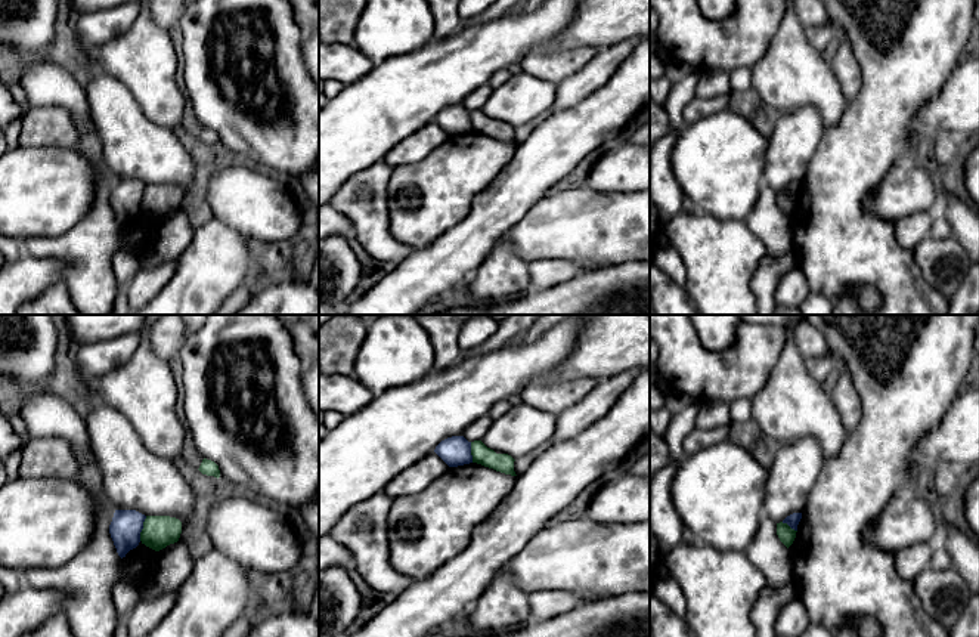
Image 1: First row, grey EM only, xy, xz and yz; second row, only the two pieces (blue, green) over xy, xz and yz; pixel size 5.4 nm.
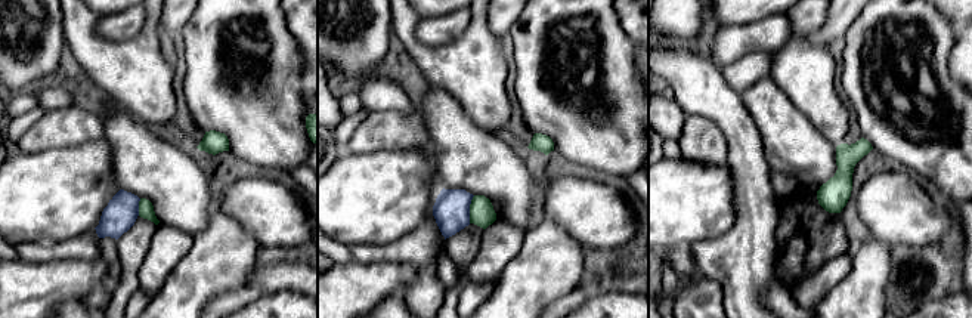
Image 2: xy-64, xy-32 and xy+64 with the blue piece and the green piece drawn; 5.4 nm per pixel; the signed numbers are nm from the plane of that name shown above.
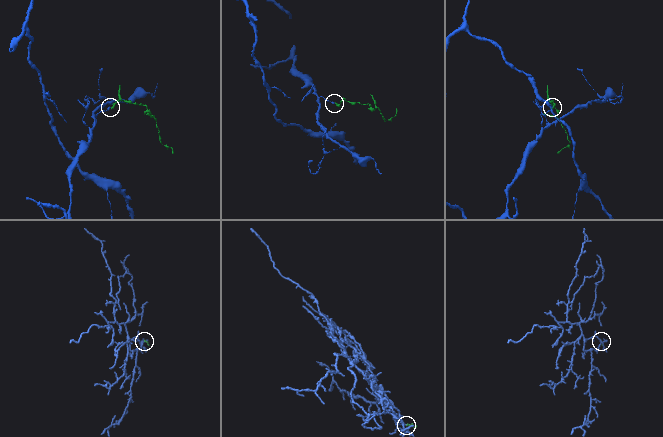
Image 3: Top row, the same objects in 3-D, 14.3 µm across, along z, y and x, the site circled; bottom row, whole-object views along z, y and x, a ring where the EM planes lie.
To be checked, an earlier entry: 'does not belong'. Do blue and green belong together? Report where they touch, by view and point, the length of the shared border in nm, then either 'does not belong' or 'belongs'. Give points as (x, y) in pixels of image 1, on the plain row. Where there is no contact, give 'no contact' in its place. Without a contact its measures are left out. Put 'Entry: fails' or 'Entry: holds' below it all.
xy (142, 197) | 140 nm | does not belong
Entry: holds

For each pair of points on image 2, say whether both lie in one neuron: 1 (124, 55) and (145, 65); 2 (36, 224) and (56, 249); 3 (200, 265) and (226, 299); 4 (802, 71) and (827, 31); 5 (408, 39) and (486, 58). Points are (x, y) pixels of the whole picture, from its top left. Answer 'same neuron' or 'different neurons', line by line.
1: same neuron
2: different neurons
3: different neurons
4: different neurons
5: same neuron

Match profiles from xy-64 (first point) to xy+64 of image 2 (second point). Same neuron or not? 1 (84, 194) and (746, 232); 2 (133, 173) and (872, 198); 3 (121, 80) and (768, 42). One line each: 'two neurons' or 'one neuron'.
1: two neurons
2: two neurons
3: two neurons

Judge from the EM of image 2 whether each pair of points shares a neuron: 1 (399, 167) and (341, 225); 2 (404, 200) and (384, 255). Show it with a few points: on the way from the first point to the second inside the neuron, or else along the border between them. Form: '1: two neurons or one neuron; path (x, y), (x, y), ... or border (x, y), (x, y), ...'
1: one neuron; path (384, 182), (356, 210)
2: two neurons; border (420, 225), (387, 243), (358, 243), (355, 246)

